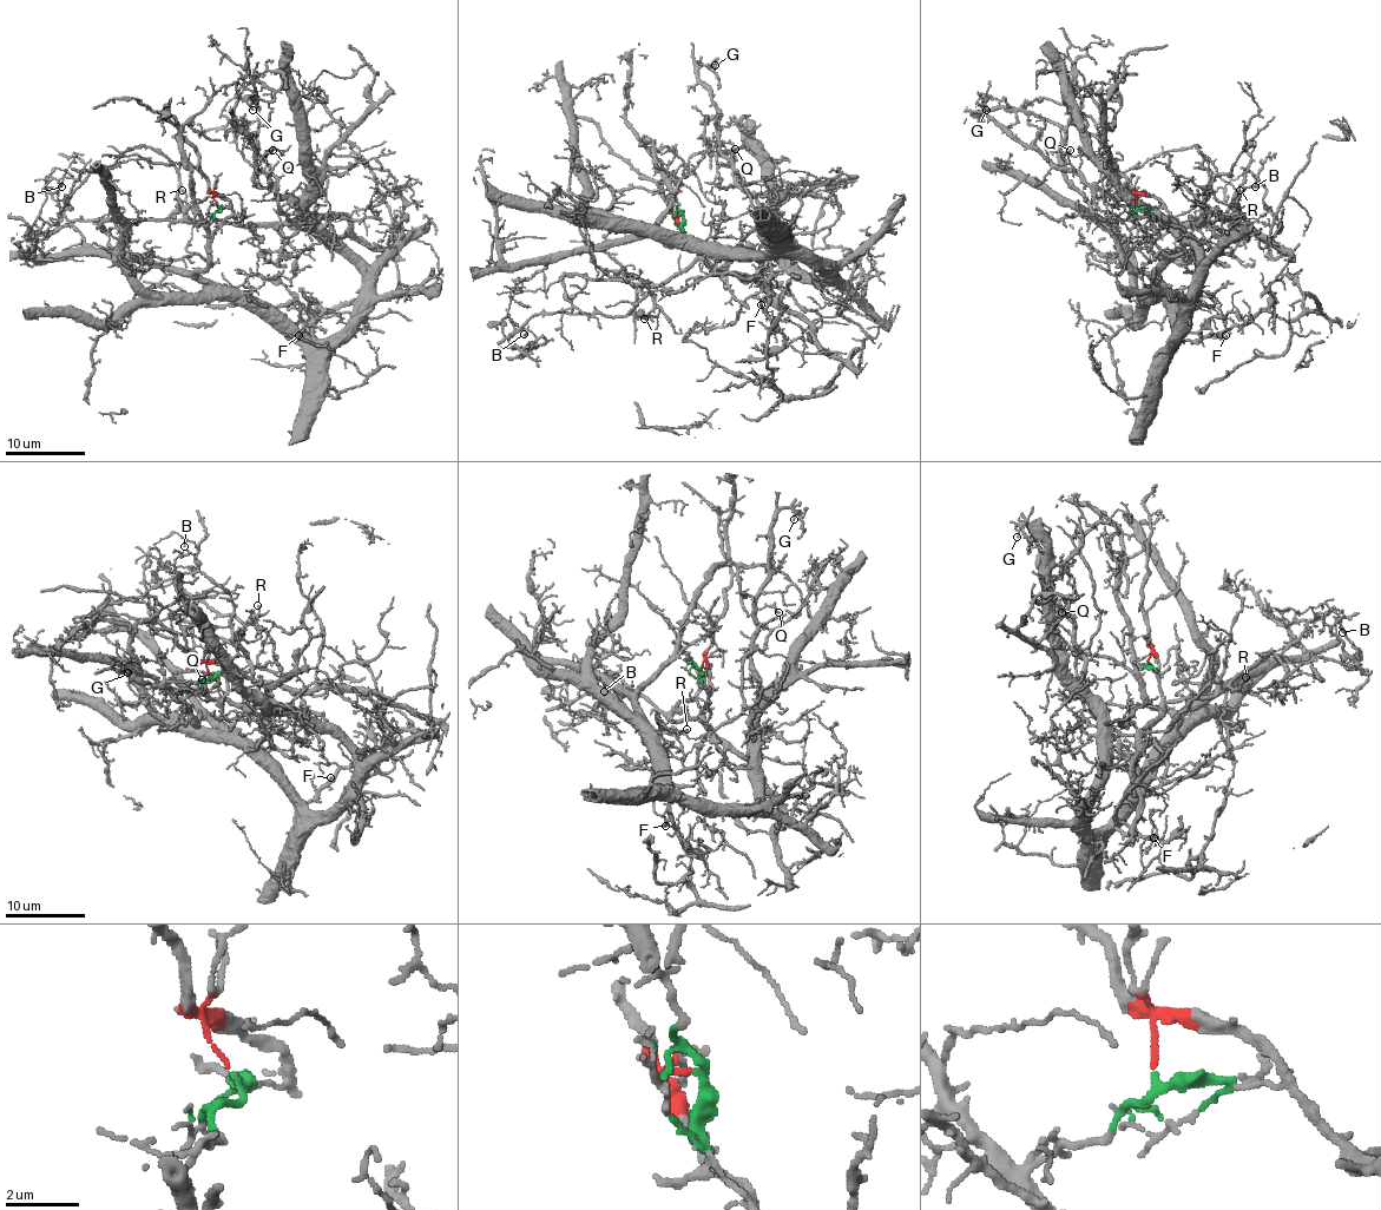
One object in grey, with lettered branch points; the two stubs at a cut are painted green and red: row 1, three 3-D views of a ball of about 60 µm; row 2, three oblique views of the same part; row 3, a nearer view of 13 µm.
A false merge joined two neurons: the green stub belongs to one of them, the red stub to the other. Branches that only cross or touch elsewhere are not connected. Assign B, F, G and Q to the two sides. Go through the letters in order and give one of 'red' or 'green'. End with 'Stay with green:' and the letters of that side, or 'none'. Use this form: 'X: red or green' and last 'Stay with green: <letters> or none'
B: green
F: green
G: green
Q: green
Stay with green: B, F, G, Q

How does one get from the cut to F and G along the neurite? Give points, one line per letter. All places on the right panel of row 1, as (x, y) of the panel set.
F: (1135, 205), (1125, 218), (1110, 227), (1117, 252), (1163, 290), (1171, 328), (1183, 340), (1227, 335)
G: (1135, 205), (1110, 235), (1163, 290), (1172, 340), (1196, 250), (987, 110)

